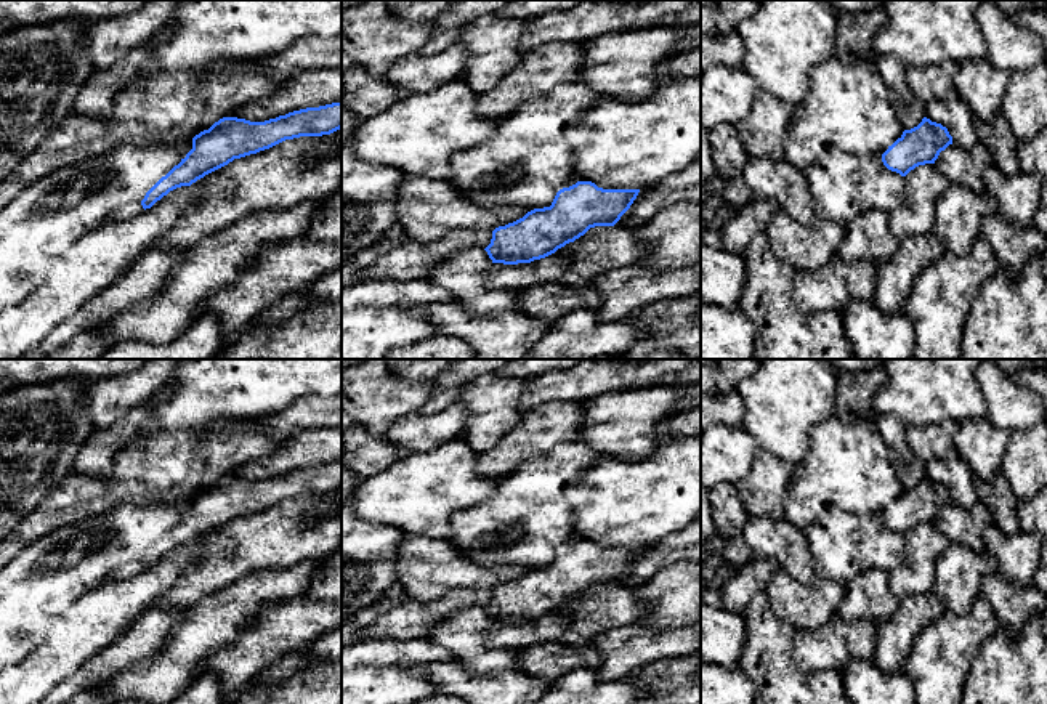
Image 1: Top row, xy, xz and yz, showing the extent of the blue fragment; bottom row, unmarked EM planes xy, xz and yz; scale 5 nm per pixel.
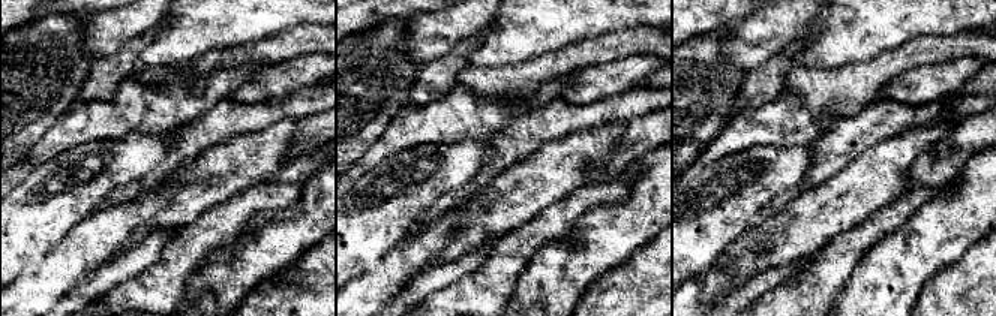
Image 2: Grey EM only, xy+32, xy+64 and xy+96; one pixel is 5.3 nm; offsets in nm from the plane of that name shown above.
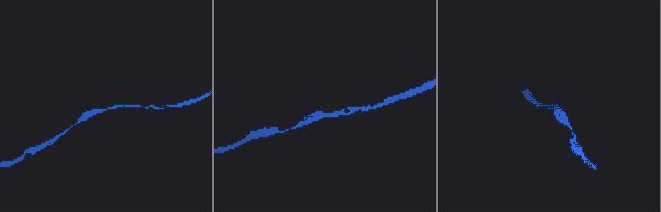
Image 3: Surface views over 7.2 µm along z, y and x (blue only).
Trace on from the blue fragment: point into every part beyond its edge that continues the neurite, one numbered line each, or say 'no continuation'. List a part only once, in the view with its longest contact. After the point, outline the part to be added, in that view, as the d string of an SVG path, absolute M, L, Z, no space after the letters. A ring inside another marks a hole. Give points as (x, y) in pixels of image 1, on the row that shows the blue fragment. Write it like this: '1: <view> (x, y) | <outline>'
no continuation

